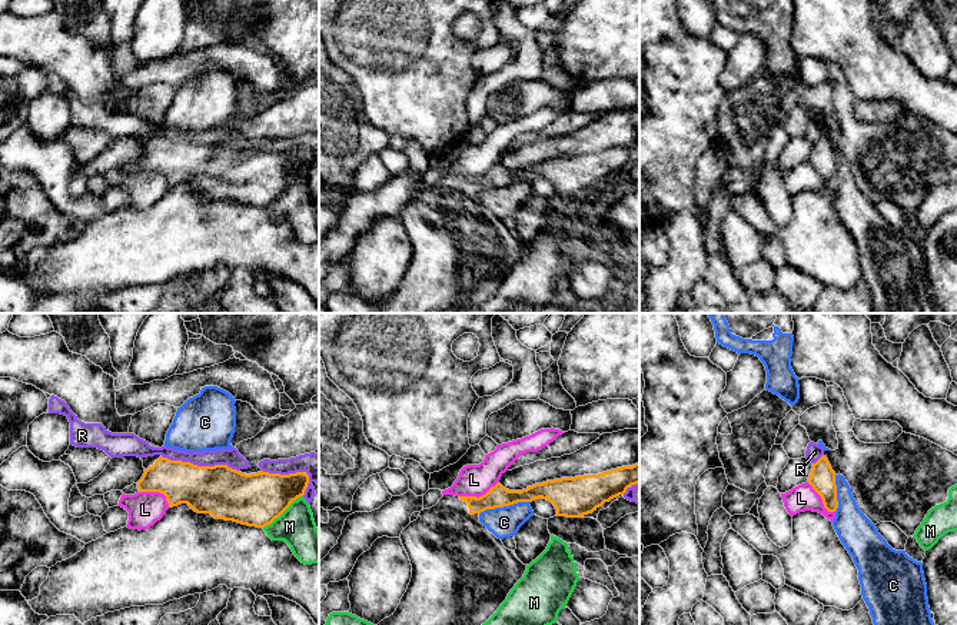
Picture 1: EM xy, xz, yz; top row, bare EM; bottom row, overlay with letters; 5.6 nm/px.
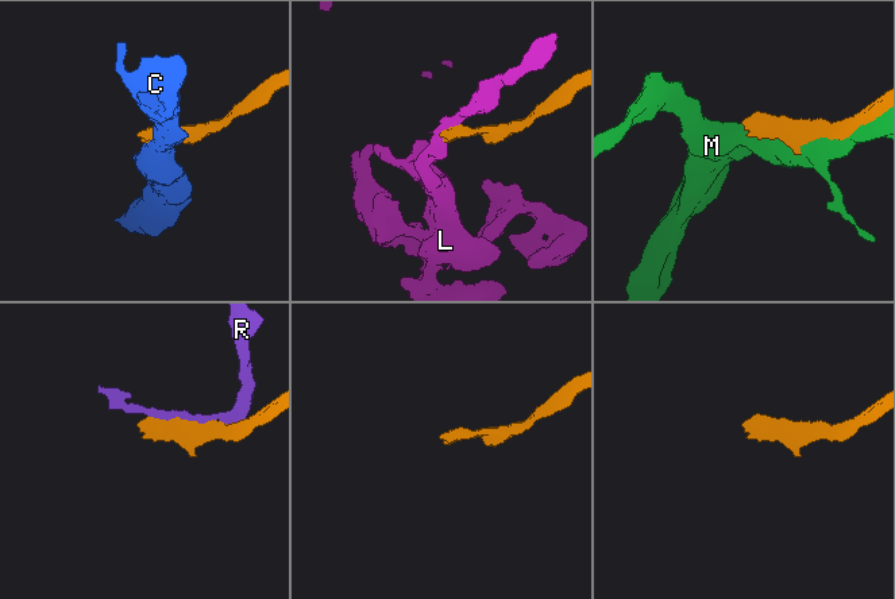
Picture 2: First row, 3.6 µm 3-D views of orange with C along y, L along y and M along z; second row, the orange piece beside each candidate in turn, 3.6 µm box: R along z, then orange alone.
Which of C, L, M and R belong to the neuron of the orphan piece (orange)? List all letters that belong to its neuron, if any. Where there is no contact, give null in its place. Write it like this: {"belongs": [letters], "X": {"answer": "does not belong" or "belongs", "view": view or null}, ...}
{"belongs": [], "C": {"answer": "does not belong", "view": "xz"}, "L": {"answer": "does not belong", "view": "xz"}, "M": {"answer": "does not belong", "view": "xy"}, "R": {"answer": "does not belong", "view": "xy"}}

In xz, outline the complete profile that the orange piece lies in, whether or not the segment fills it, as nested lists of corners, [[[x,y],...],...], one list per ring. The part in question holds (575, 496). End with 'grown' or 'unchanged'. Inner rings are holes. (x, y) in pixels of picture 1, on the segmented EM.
[[[639,462],[598,475],[546,481],[522,491],[509,491],[498,482],[479,498],[443,495],[402,531],[401,541],[412,565],[412,578],[396,611],[378,625],[485,624],[524,576],[526,565],[479,522],[481,512],[542,498],[554,503],[556,516],[582,518],[637,483]]]; grown

